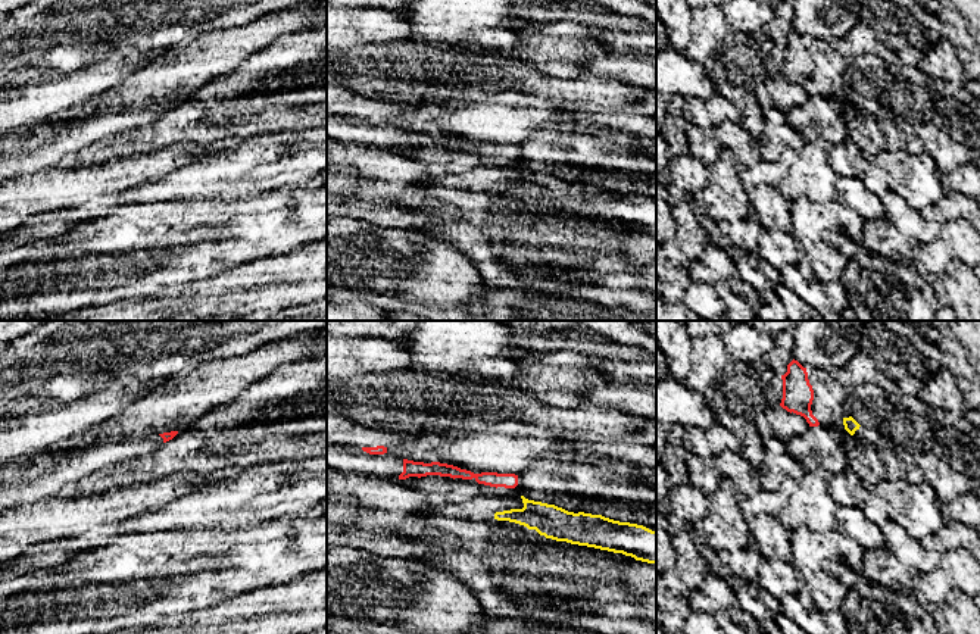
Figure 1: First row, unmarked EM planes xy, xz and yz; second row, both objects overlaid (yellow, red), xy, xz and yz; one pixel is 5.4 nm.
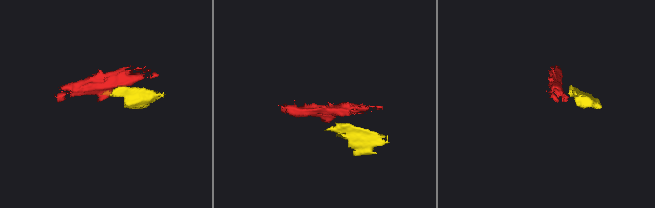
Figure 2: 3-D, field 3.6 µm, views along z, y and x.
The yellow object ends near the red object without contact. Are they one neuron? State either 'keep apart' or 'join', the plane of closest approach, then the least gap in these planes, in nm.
keep apart; view xz; gap 60 nm

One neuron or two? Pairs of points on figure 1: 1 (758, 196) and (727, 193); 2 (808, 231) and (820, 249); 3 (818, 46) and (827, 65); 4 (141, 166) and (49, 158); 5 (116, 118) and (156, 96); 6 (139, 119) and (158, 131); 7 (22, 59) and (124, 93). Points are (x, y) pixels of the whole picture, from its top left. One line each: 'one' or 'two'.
1: two
2: one
3: one
4: two
5: one
6: two
7: two

